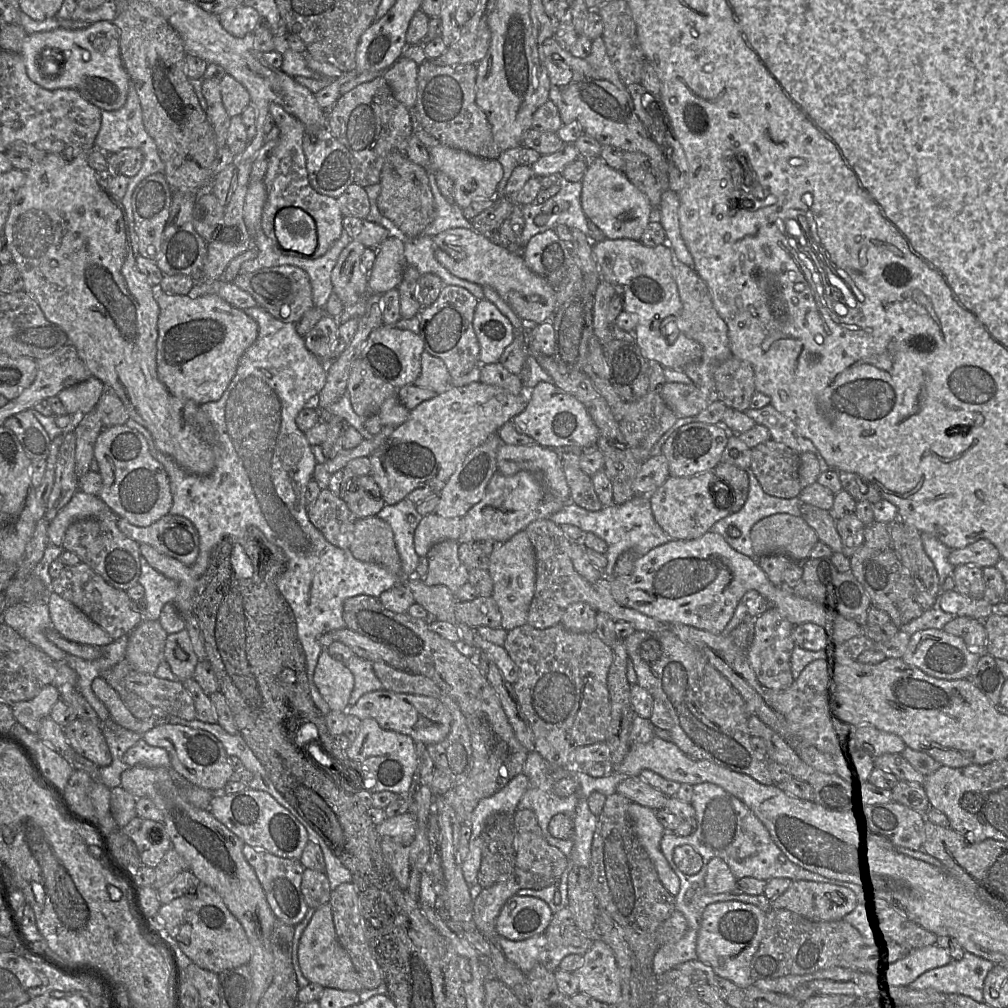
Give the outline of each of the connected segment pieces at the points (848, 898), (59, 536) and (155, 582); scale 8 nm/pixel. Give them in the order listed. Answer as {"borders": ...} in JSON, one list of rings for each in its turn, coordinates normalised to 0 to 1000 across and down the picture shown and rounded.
{"borders":[[[[800,873],[786,874],[782,882],[764,894],[764,901],[781,902],[806,914],[828,914],[835,912],[848,901],[848,890],[845,883]]],[[[77,486],[56,513],[49,519],[48,533],[50,540],[61,542],[66,524],[76,516],[94,514],[107,510],[110,505],[98,493]]],[[[139,548],[140,570],[138,579],[144,586],[145,604],[142,615],[157,615],[162,602],[173,597],[177,579],[148,561]]]]}

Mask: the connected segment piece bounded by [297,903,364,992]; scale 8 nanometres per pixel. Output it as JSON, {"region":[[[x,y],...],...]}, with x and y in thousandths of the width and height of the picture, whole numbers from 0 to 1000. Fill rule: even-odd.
{"region":[[[326,896],[314,900],[295,939],[295,951],[303,971],[321,980],[358,983],[360,978],[344,943],[337,938]]]}

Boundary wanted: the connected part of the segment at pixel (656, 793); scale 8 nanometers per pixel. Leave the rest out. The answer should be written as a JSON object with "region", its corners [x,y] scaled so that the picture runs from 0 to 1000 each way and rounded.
{"region":[[[635,771],[618,772],[614,776],[611,786],[627,796],[650,805],[659,803],[664,793],[662,789],[638,775]]]}

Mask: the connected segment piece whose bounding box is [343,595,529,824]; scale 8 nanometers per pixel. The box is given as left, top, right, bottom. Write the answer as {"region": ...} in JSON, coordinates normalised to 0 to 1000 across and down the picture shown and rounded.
{"region":[[[355,590],[340,599],[344,624],[378,638],[398,651],[403,665],[425,672],[455,700],[467,730],[469,757],[460,775],[441,789],[454,814],[463,816],[474,797],[498,784],[516,769],[525,745],[511,731],[495,692],[470,655],[458,650],[450,638],[426,623],[426,616],[383,604],[375,592]]]}

